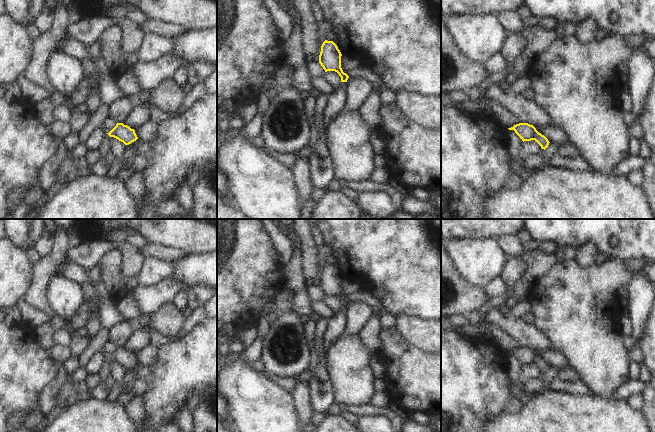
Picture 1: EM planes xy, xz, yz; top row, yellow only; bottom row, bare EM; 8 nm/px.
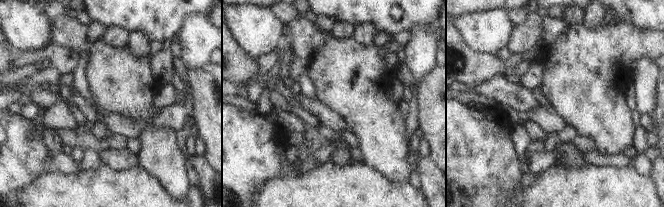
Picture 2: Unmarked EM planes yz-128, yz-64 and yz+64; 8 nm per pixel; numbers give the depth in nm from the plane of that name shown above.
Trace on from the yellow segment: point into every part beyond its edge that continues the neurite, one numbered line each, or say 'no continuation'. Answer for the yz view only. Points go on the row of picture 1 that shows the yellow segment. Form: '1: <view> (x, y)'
no continuation

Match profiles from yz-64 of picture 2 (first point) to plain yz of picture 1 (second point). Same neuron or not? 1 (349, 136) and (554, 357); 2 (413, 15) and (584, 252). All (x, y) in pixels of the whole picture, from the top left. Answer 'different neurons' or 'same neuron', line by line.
1: same neuron
2: different neurons

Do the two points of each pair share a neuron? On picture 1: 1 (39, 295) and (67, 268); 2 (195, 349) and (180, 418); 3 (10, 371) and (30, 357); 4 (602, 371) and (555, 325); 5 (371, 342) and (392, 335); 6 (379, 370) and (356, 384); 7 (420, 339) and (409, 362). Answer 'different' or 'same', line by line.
1: different
2: different
3: same
4: same
5: different
6: different
7: different

